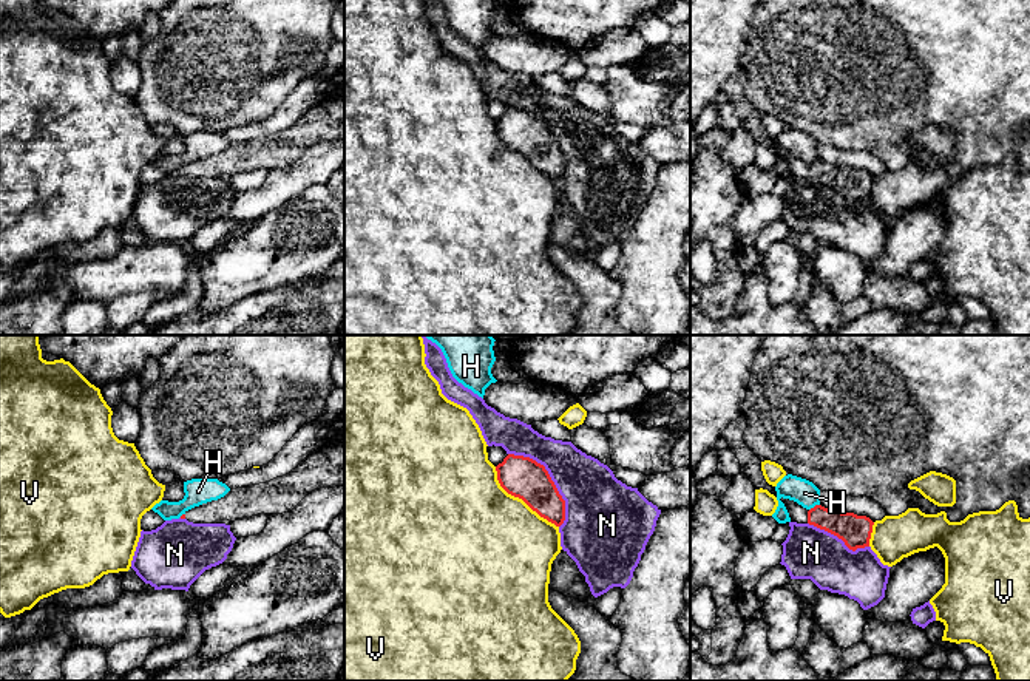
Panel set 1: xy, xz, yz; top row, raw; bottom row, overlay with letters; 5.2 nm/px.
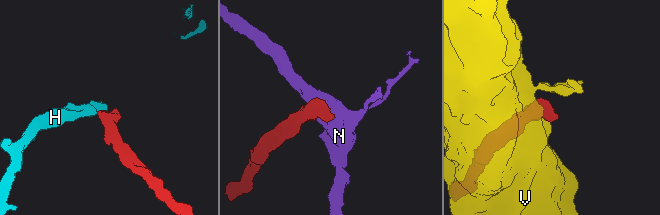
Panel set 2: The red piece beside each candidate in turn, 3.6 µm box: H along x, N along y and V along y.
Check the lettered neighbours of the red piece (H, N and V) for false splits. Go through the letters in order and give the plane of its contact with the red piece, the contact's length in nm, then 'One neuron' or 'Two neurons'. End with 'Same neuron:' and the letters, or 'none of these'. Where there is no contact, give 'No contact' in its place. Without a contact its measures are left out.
H: Touches red in yz. Shared border 70 nm. Two neurons
N: Touches red in xz. Shared border 480 nm. Two neurons
V: Touches red in xz. Shared border 460 nm. Two neurons
Same neuron: none of these

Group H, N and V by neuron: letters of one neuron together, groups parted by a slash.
H / N / V

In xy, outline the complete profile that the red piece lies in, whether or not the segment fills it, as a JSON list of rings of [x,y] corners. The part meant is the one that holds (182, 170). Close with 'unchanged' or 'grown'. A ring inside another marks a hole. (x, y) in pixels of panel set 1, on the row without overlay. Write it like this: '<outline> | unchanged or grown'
[[[329,94],[295,124],[270,136],[230,144],[224,151],[185,165],[181,173],[193,178],[225,178],[258,168],[292,165],[320,142],[344,139],[344,94]]] | grown

